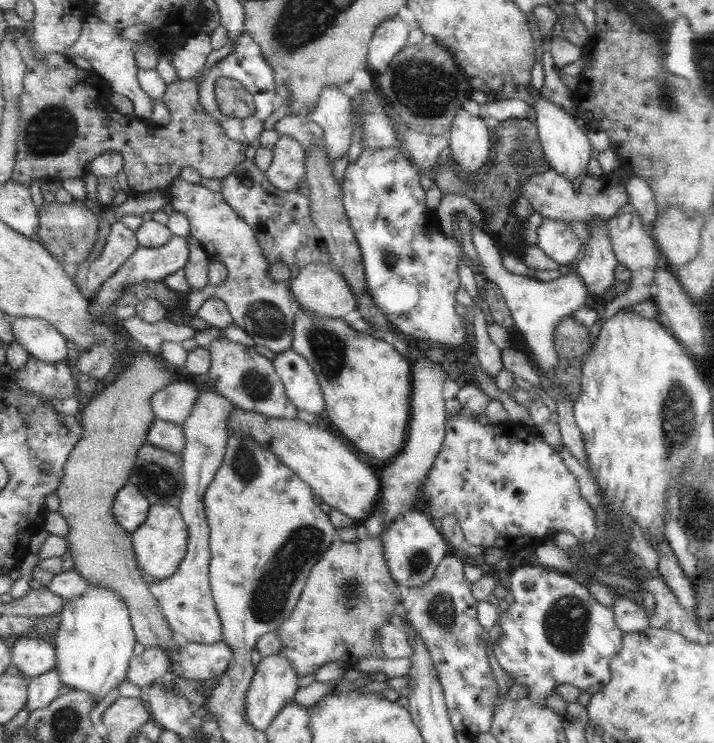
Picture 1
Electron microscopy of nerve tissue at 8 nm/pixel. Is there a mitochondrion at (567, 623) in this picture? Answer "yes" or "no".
yes

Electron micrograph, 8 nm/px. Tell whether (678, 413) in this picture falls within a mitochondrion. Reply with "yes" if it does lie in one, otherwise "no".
yes

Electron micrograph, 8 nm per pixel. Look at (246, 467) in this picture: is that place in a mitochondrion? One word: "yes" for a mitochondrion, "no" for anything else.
yes

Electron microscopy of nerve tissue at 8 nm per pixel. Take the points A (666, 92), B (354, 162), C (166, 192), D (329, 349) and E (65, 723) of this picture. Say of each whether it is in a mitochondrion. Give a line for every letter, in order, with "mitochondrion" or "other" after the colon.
A: mitochondrion
B: other
C: other
D: mitochondrion
E: mitochondrion

